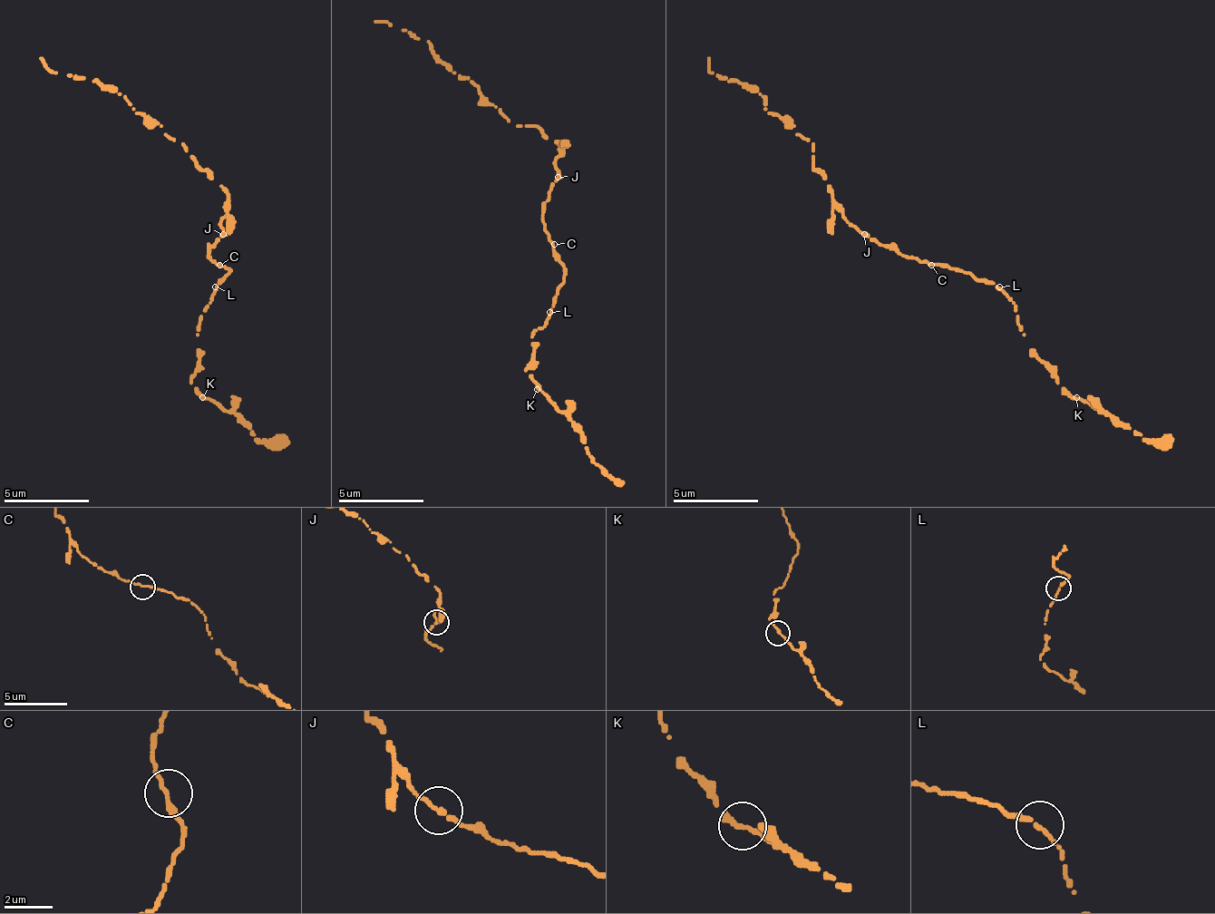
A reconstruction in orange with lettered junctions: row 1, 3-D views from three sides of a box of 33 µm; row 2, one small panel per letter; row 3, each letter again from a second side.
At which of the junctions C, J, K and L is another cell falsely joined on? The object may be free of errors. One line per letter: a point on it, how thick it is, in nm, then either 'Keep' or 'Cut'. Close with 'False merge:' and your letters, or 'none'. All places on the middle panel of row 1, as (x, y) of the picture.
C: Place: (554, 244). Thickness 200 nm. Keep
J: Place: (558, 177). Thickness 190 nm. Keep
K: Place: (537, 389). Thickness 220 nm. Keep
L: Place: (549, 312). Thickness 180 nm. Keep
False merge: none

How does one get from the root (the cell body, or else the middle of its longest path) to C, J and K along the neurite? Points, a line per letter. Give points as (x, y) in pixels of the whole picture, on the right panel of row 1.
C: (901, 257), (918, 257), (931, 265)
J: (901, 257), (893, 248), (876, 244), (867, 236), (863, 236)
K: (901, 257), (918, 257), (991, 282), (1016, 307), (1029, 350), (1076, 397)

